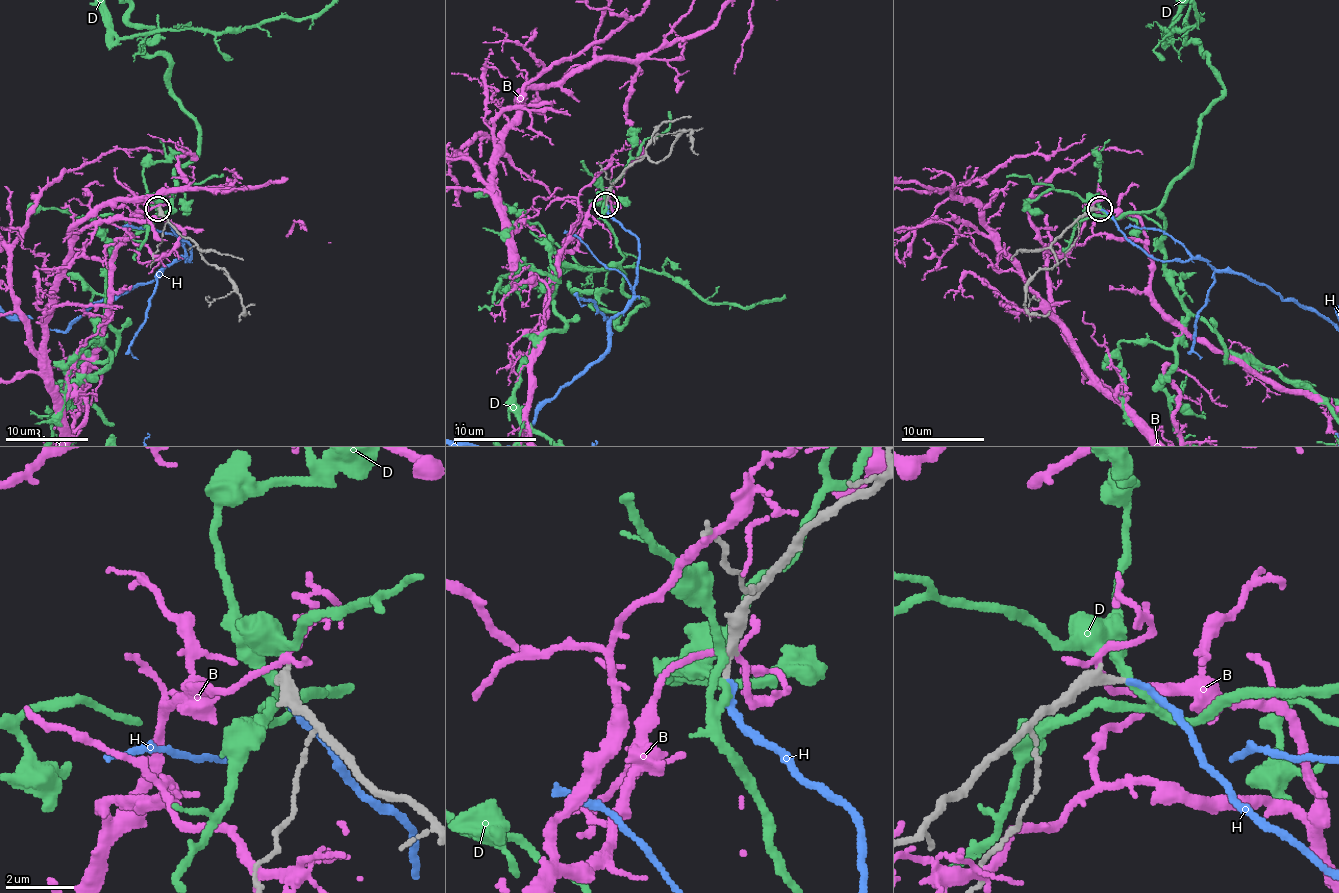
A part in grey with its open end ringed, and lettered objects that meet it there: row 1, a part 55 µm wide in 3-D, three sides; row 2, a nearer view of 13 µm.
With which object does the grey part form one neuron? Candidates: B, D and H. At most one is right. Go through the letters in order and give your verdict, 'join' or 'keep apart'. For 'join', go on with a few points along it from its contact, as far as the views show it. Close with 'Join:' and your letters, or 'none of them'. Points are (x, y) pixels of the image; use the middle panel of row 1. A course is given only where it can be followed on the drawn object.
B: keep apart
D: keep apart
H: join
Join: H

